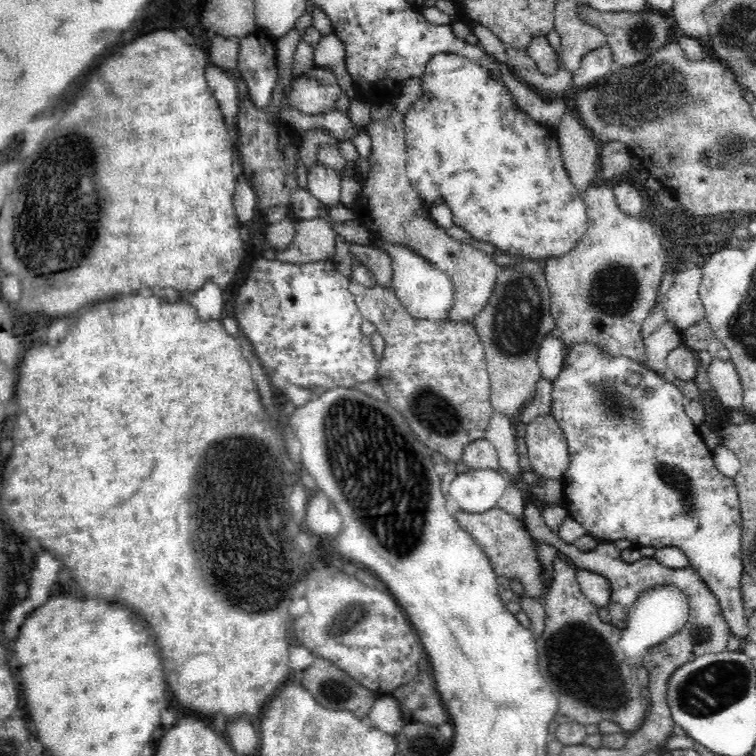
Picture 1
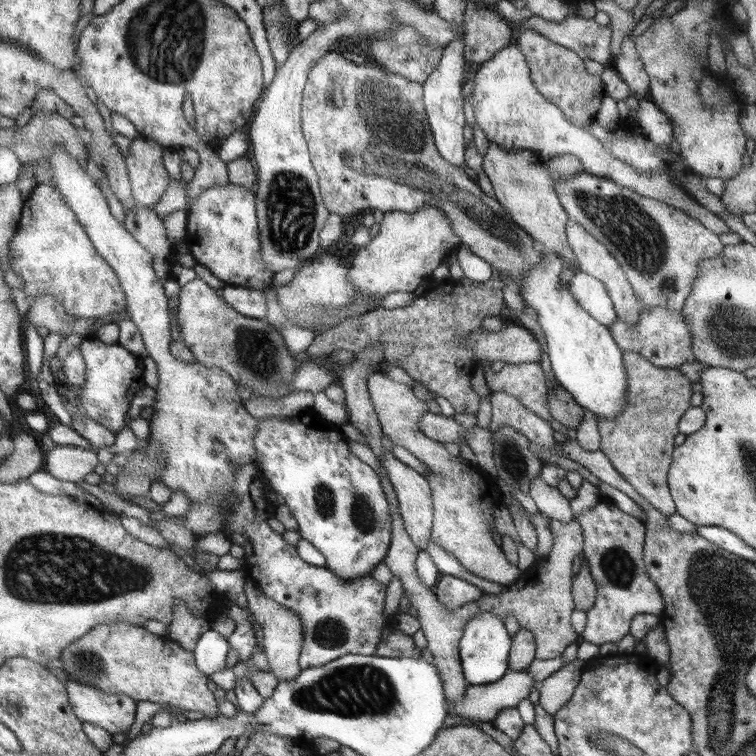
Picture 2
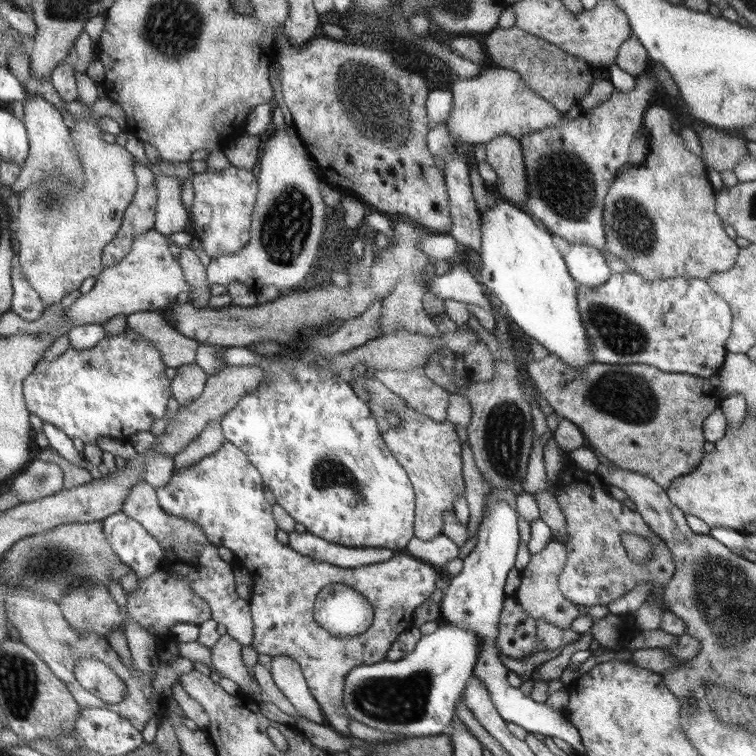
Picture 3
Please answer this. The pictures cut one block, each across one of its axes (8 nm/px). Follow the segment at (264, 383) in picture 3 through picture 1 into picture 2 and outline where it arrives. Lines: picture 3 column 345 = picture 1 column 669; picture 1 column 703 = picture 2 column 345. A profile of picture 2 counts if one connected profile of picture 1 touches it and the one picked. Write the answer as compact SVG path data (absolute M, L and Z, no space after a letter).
M313 408L291 416L267 416L255 420L251 438L255 446L255 464L261 466L263 476L273 492L283 496L283 506L289 508L297 520L297 532L311 542L325 558L325 568L339 580L353 580L369 574L383 562L391 542L391 512L379 476L349 450L349 440L341 434L341 426L329 424L319 418Z

